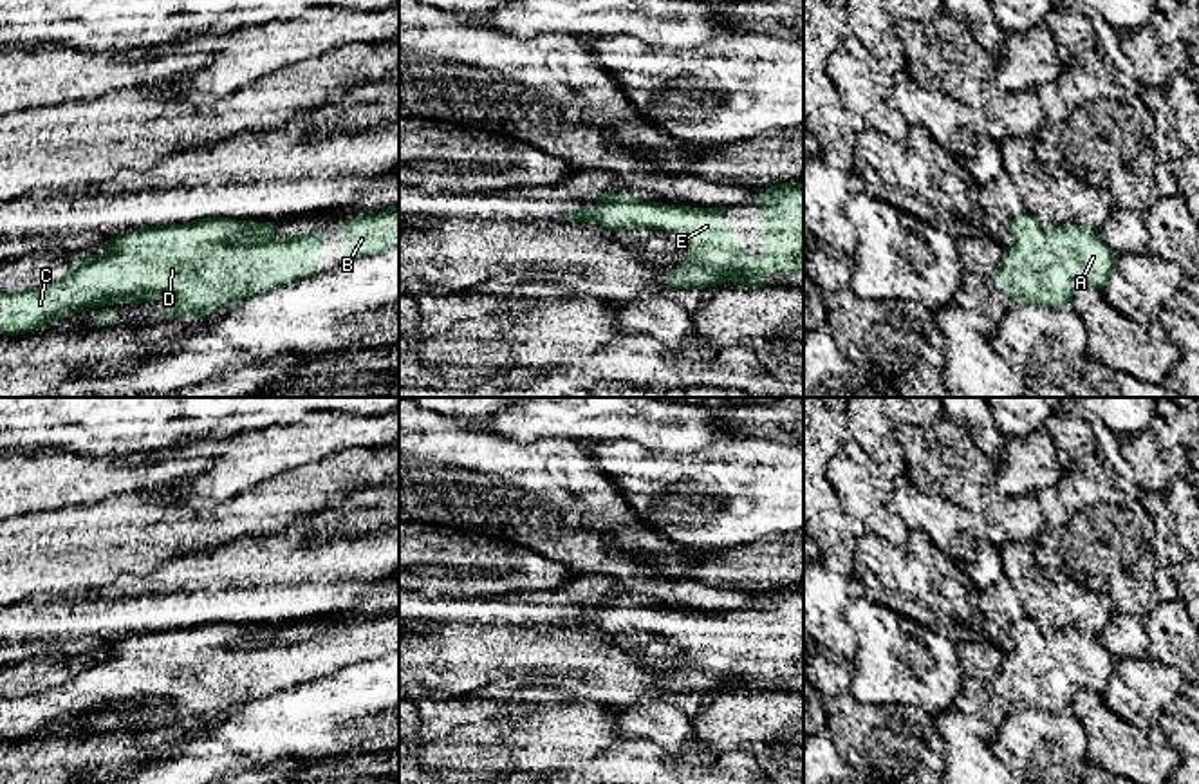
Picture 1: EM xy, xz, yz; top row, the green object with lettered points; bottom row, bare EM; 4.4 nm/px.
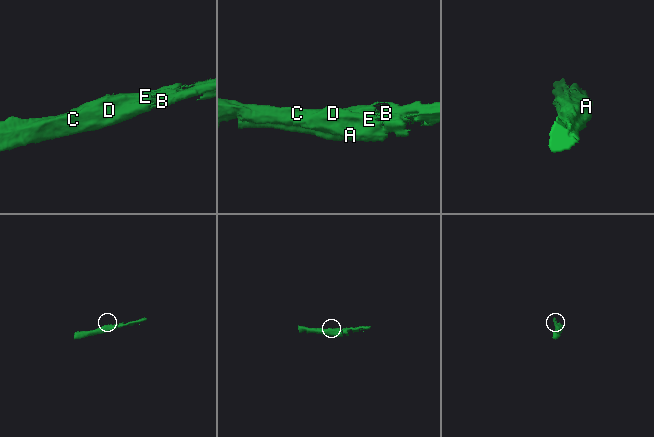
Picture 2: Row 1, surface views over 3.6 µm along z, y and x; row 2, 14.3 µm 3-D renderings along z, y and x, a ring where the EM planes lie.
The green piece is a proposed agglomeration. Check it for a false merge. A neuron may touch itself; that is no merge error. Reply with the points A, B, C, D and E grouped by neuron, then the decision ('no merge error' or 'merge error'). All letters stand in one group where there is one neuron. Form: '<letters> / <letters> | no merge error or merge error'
A B C D E | no merge error

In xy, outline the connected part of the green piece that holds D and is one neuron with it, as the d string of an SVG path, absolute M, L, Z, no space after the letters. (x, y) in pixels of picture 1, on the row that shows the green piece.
M206 217L121 233L108 240L101 255L76 260L56 282L0 293L0 334L18 336L45 329L54 316L72 316L117 303L137 305L148 300L166 303L164 318L184 320L320 273L314 255L321 249L321 229L293 238L278 238L273 229L274 222Z

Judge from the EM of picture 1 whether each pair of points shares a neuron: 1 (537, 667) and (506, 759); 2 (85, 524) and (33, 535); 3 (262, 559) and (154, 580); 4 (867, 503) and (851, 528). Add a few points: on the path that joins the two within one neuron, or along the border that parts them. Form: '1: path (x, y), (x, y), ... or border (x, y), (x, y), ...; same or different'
1: border (492, 681), (506, 685), (560, 685), (573, 696); different
2: path (73, 535), (46, 535); same
3: path (235, 566), (181, 575); same
4: border (831, 485), (838, 504), (867, 532); different

